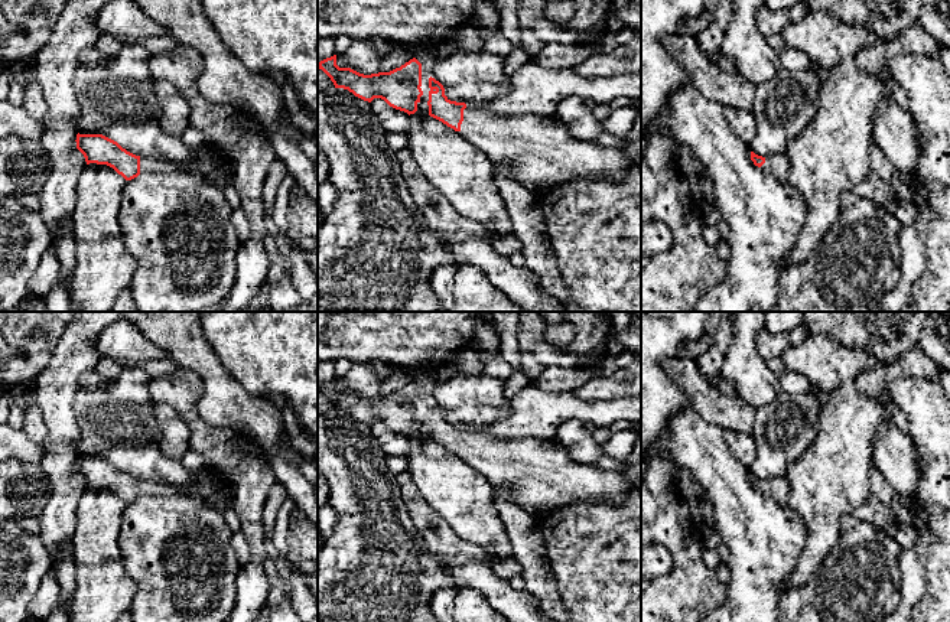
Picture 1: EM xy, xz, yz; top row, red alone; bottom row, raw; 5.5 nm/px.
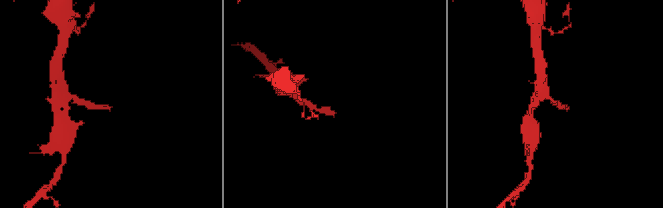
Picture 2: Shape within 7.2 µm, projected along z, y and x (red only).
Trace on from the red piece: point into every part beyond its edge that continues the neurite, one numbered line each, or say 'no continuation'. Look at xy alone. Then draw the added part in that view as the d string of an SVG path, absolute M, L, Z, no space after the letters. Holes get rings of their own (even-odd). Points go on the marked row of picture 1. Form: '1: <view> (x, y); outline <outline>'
1: xy (146, 163); outline M140 157L140 173L176 173L180 172L173 163L153 159L153 157Z

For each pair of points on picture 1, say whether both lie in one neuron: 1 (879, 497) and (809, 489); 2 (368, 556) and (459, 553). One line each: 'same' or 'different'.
1: different
2: different

